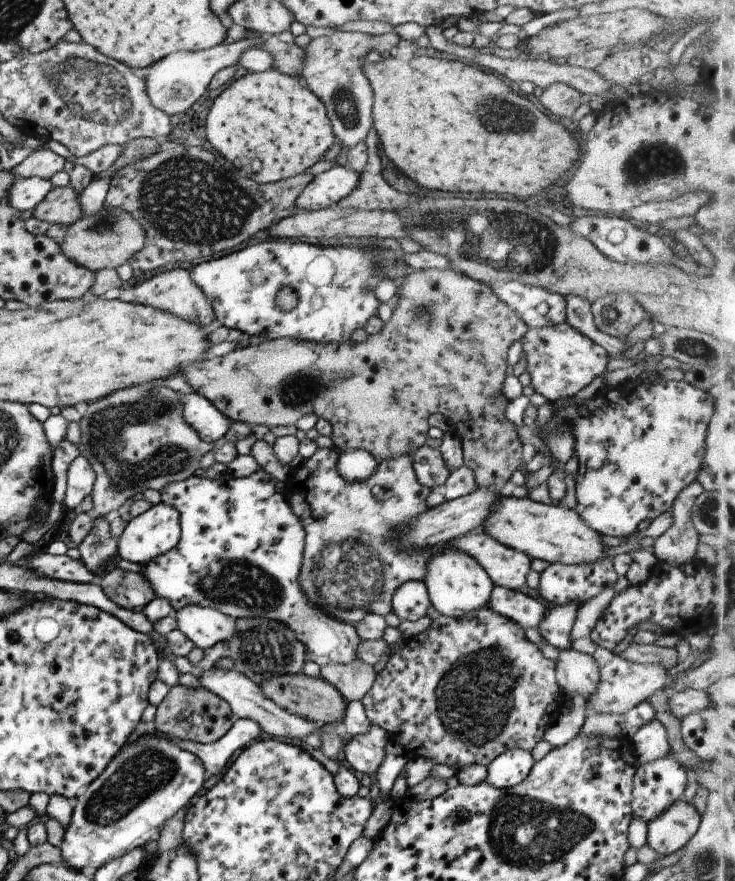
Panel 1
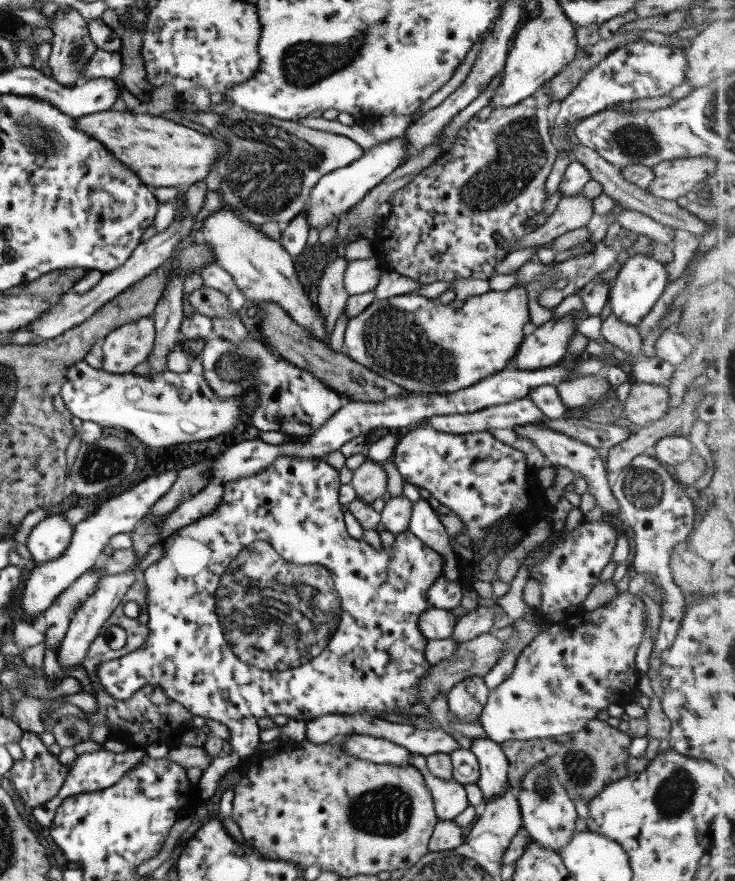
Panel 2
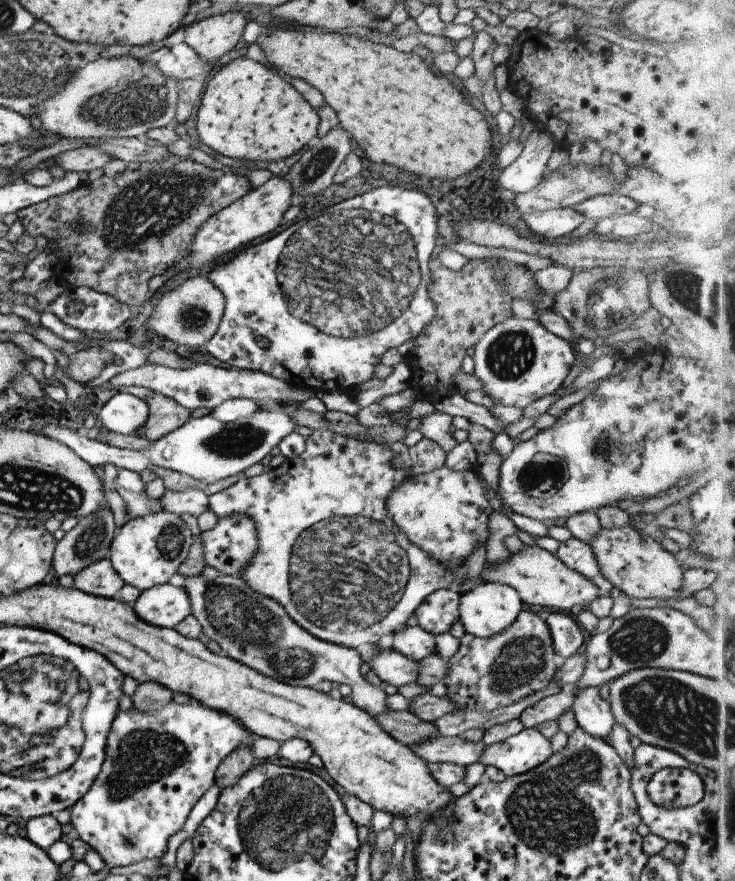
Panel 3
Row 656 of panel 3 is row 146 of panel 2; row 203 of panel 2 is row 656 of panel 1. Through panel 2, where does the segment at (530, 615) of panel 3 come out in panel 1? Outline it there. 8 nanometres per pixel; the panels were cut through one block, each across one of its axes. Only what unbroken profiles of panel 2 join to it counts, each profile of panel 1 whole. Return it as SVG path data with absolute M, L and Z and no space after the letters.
M487 607L477 608L461 618L437 615L431 620L427 631L411 636L389 655L387 662L378 668L371 688L360 701L369 722L387 732L387 738L391 742L401 744L405 750L411 750L415 757L427 758L433 764L446 765L457 771L463 766L472 764L487 766L491 760L506 750L520 748L529 751L532 746L542 740L545 729L557 721L563 706L562 691L555 678L555 663L544 658L535 644L525 639L523 629L519 624L491 612Z

